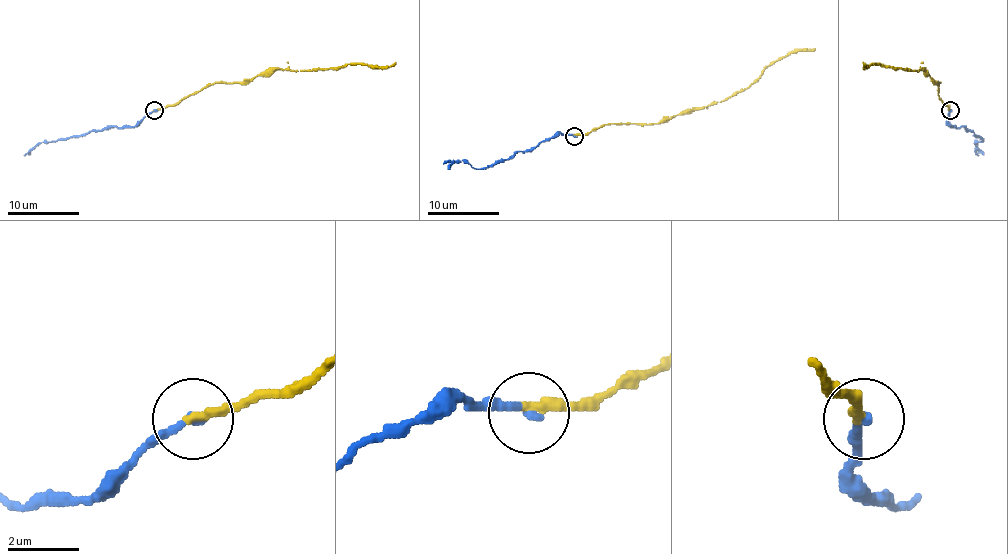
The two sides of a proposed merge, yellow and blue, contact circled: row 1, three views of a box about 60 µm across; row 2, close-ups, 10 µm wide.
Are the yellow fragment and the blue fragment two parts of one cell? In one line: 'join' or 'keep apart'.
join

